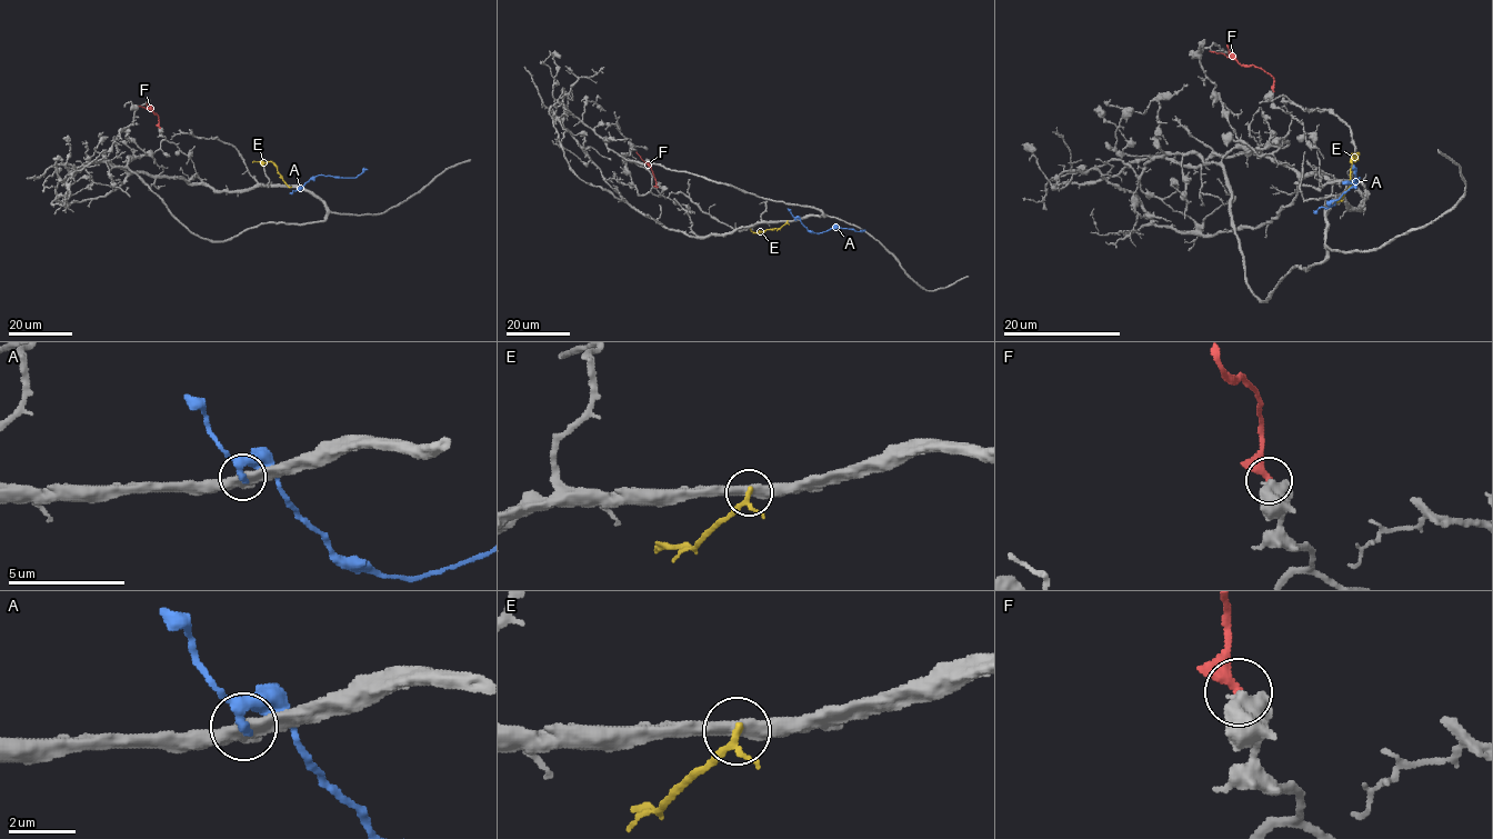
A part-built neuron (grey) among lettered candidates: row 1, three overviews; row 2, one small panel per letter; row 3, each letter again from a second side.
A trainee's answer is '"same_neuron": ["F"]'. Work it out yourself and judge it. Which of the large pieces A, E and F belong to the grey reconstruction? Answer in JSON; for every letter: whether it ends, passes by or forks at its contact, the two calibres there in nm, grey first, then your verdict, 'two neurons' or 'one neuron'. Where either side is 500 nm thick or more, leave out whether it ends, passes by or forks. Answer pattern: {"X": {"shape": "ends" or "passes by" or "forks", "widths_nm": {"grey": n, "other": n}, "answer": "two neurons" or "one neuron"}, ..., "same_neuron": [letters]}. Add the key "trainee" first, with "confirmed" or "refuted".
{"trainee": "refuted", "A": {"widths_nm": {"grey": 500, "other": 280}, "answer": "two neurons"}, "E": {"shape": "ends", "widths_nm": {"grey": 480, "other": 240}, "answer": "two neurons"}, "F": {"widths_nm": {"grey": 650, "other": 240}, "answer": "two neurons"}, "same_neuron": []}

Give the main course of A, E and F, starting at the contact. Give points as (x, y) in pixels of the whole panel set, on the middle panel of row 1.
A: (795, 219), (814, 232), (838, 227), (864, 230)
E: (788, 221), (780, 229), (754, 232), (750, 228)
F: (658, 186), (652, 171), (635, 152)

